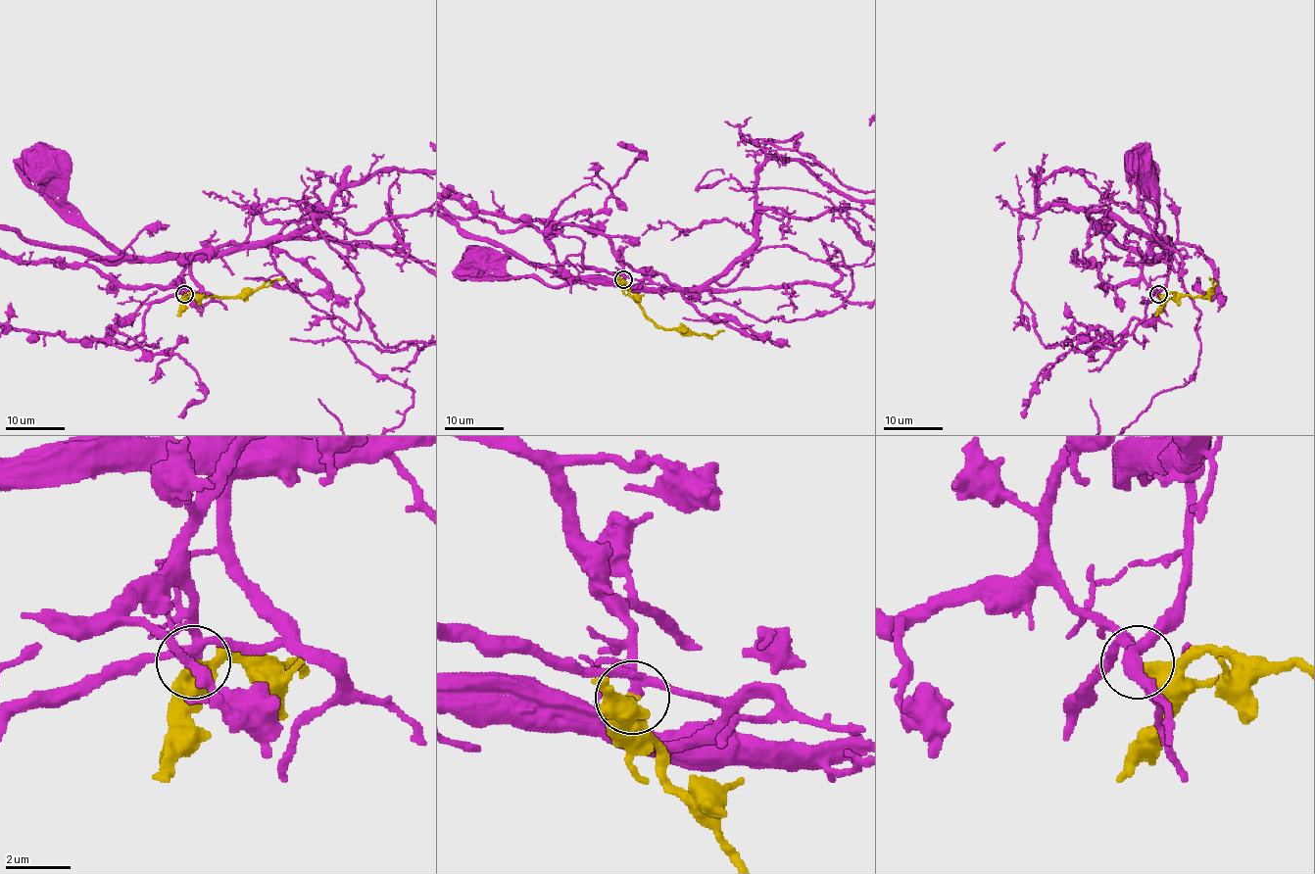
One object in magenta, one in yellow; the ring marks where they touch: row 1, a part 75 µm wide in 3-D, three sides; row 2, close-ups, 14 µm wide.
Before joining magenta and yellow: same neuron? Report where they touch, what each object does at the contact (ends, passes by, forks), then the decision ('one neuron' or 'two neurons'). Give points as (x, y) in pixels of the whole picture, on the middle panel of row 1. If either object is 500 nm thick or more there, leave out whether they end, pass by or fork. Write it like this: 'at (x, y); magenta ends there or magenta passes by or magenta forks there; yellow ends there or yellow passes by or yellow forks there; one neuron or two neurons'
at (623, 279); magenta forks there; yellow ends there; one neuron

